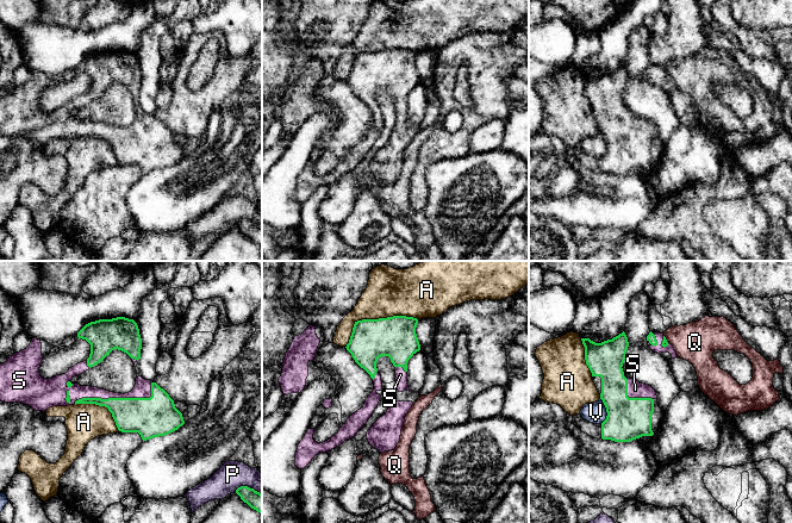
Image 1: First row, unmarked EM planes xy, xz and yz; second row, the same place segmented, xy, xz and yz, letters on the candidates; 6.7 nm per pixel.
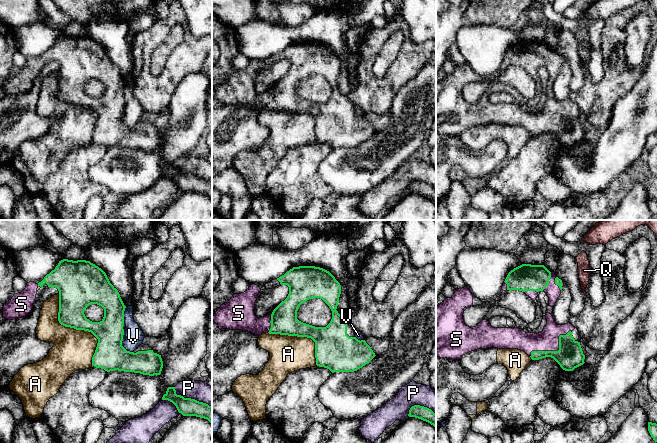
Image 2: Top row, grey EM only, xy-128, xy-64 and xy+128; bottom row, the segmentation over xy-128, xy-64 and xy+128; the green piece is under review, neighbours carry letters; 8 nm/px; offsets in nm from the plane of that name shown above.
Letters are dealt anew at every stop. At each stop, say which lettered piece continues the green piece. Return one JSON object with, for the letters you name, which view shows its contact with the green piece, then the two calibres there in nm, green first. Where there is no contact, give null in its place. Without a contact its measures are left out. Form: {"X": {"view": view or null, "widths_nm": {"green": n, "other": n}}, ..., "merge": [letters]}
{"S": {"view": "xy", "widths_nm": {"green": 260, "other": 120}}, "merge": ["S"]}

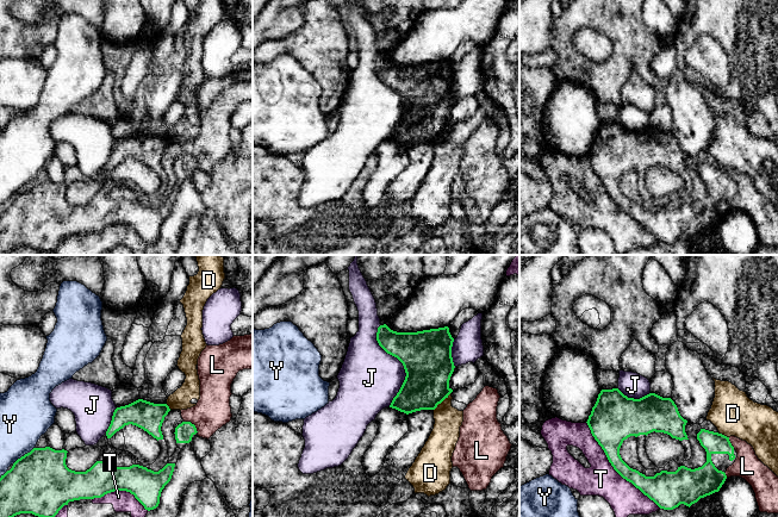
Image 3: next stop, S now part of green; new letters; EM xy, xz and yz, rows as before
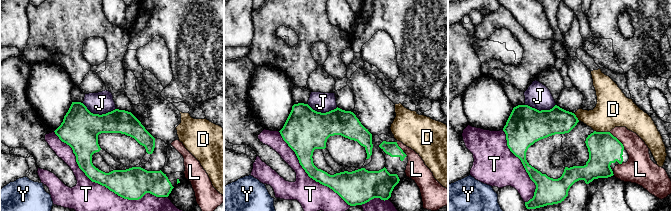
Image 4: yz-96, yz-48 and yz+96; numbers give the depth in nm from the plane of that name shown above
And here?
{"merge": []}

